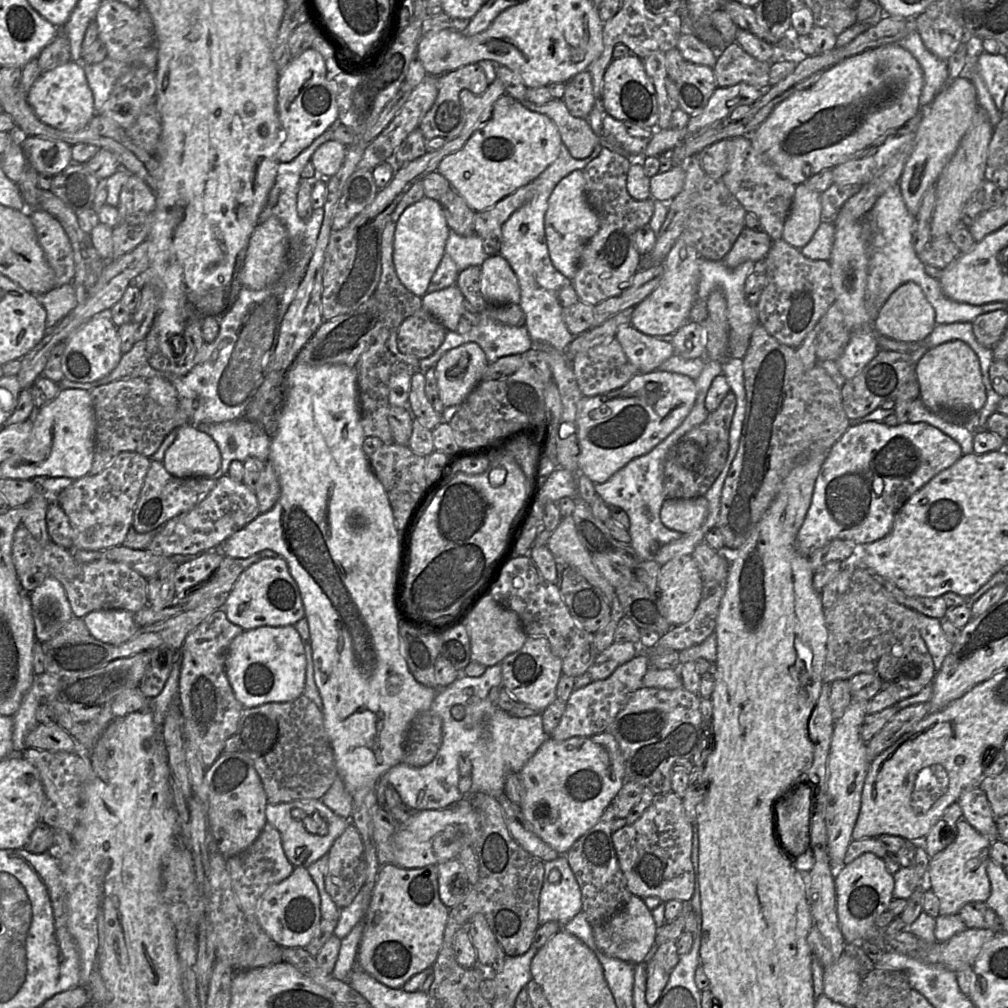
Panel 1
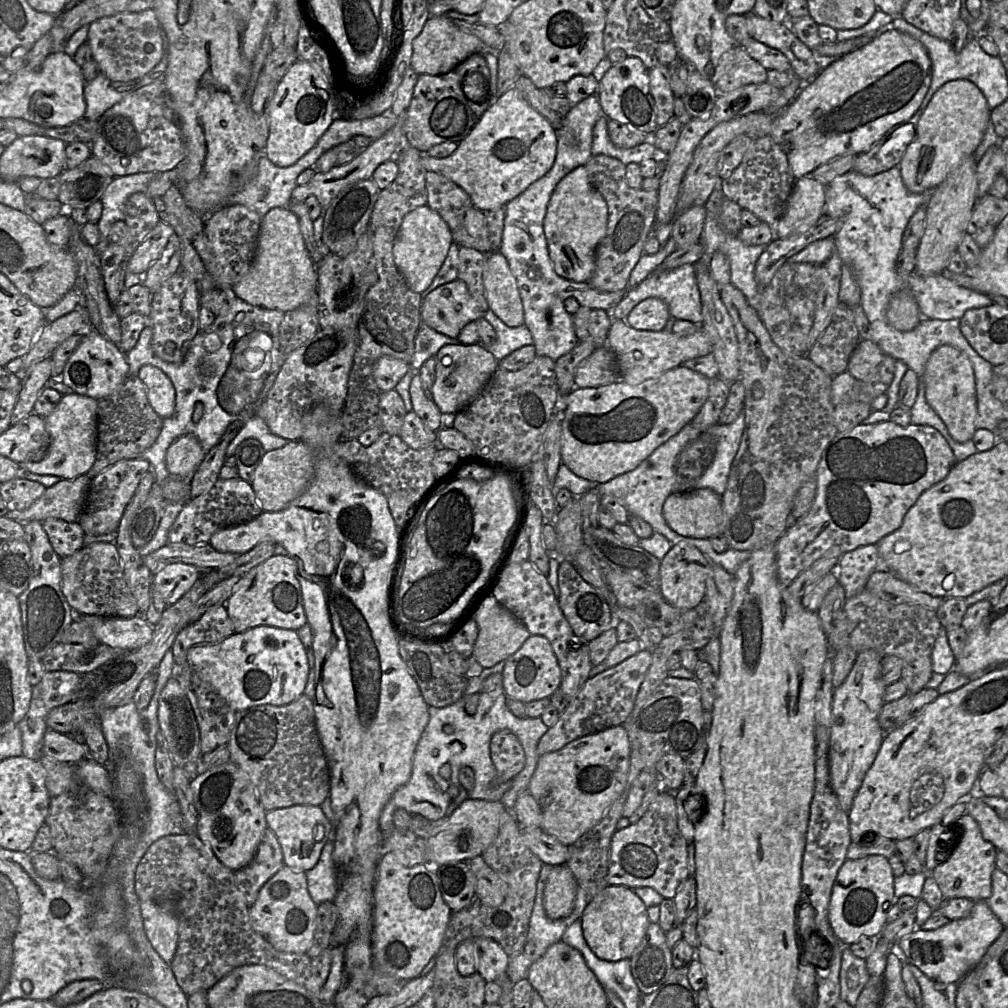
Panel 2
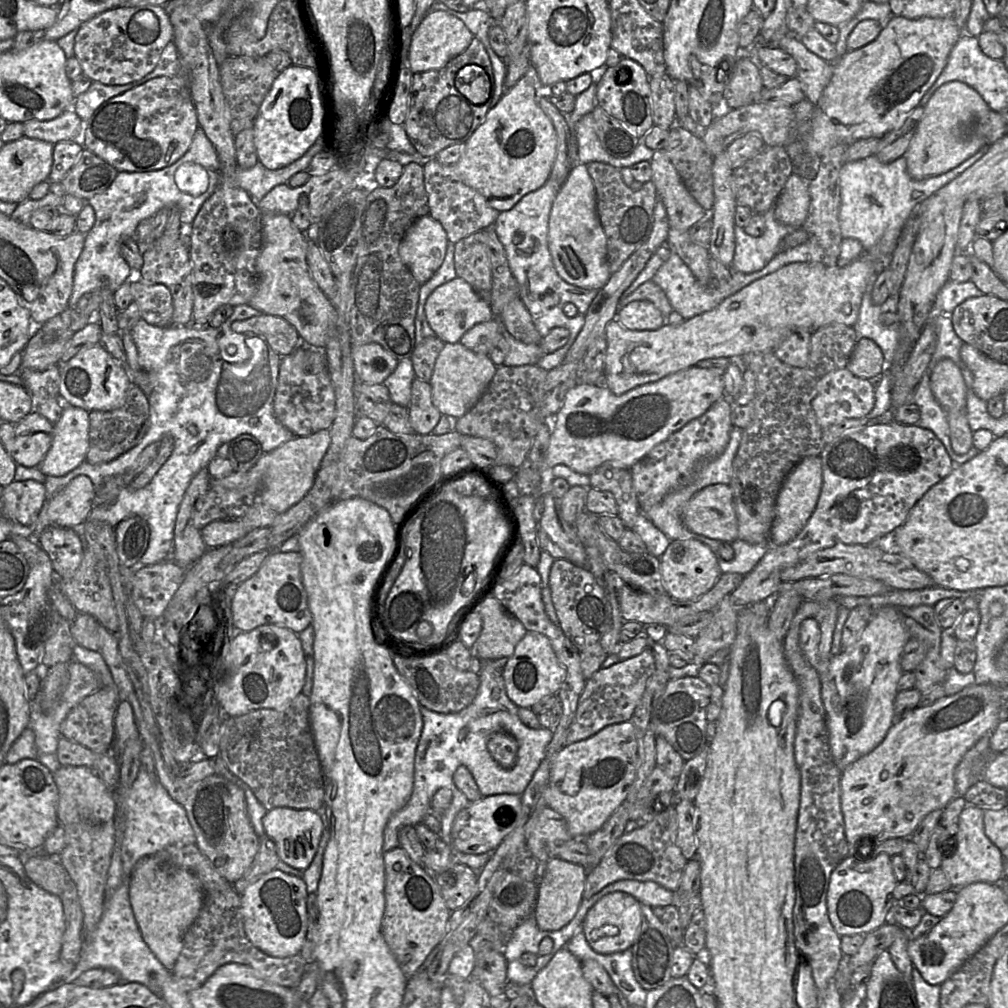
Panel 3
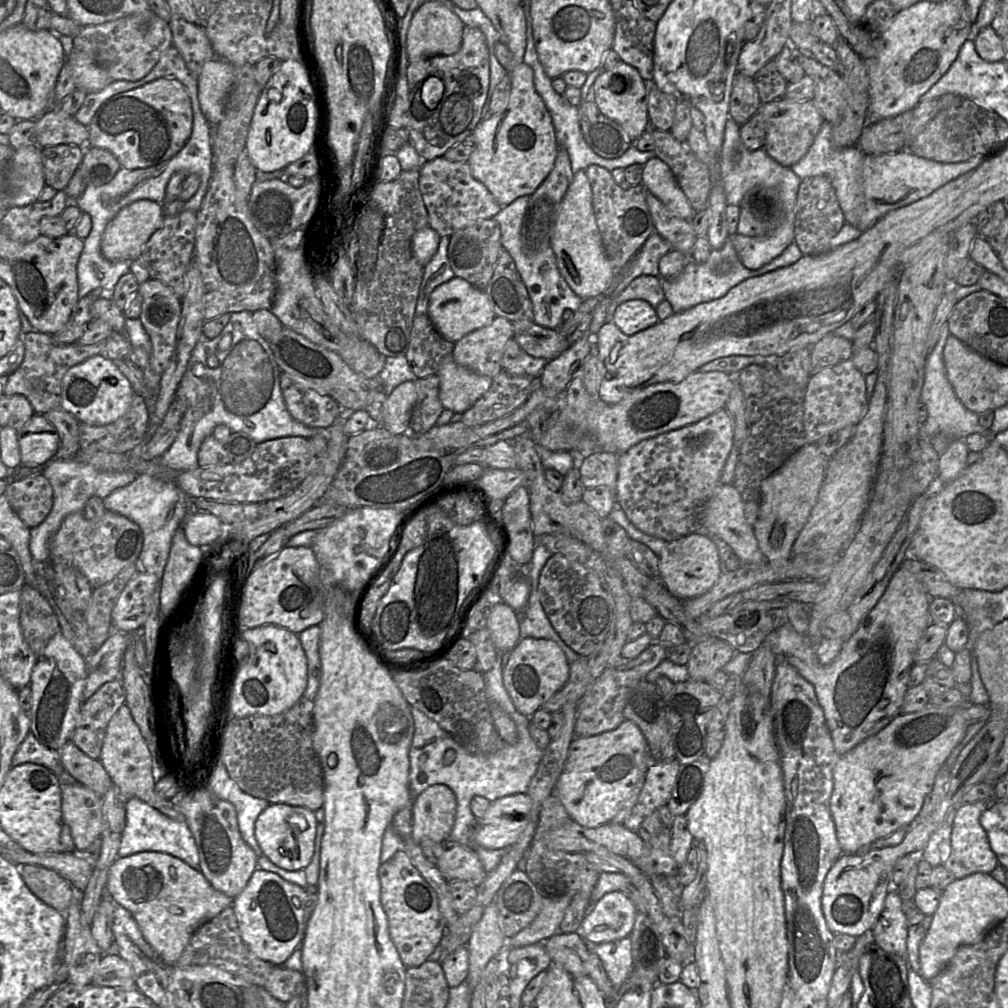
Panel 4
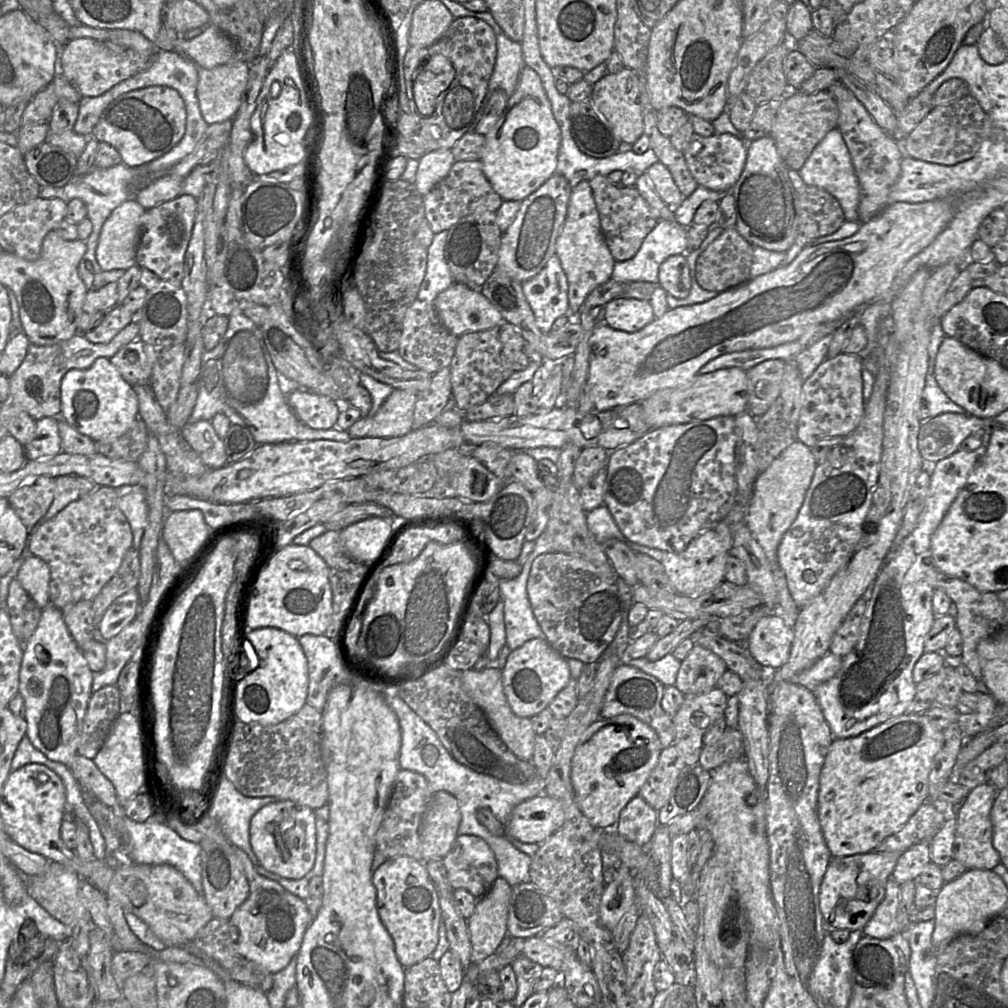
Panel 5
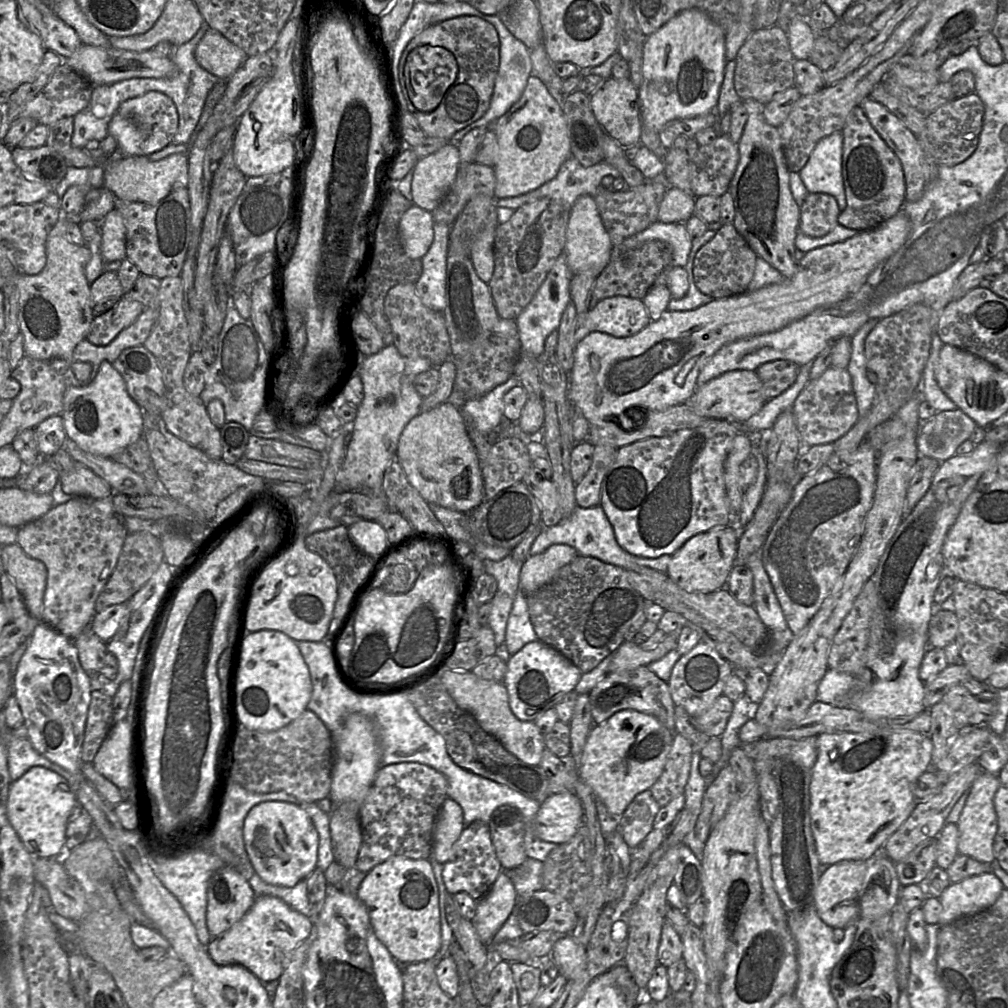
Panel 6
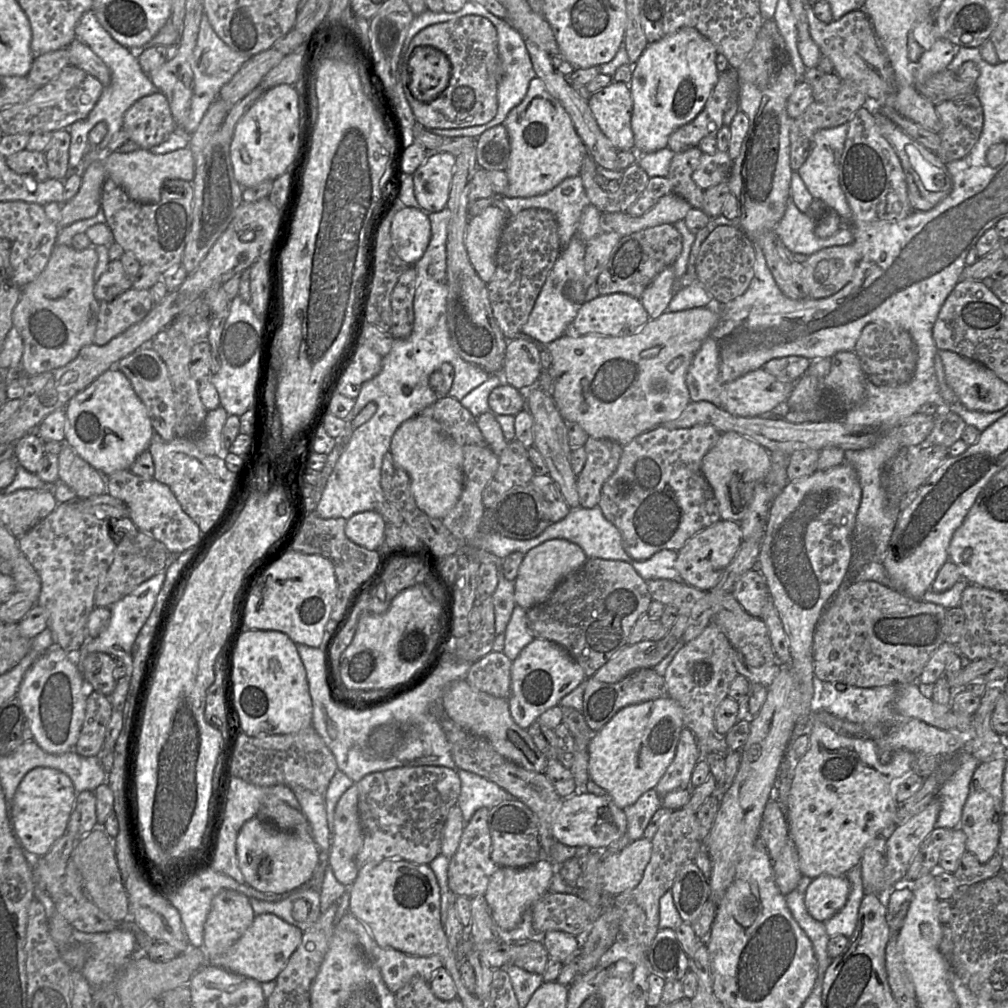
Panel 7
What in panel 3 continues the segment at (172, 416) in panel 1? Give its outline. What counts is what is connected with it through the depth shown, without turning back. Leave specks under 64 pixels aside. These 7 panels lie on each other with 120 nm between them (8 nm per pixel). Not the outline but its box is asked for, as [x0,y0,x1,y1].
[86,383,150,464]

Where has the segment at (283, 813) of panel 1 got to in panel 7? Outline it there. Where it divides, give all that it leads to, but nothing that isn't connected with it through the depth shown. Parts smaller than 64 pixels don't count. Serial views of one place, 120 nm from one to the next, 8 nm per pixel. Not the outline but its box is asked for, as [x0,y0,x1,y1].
[236,816,321,893]

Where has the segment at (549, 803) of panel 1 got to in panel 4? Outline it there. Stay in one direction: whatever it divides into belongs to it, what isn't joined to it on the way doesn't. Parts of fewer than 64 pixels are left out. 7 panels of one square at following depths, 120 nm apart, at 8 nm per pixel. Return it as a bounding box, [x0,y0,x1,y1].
[554,719,651,828]

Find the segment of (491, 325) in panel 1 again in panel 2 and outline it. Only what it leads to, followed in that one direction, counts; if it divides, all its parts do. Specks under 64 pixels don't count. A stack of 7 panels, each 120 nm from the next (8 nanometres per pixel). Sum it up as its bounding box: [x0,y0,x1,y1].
[410,309,534,370]

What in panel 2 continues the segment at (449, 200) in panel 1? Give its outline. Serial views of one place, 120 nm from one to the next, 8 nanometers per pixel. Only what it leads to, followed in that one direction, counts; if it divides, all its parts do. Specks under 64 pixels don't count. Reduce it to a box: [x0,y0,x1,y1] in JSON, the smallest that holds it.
[451,206,492,254]

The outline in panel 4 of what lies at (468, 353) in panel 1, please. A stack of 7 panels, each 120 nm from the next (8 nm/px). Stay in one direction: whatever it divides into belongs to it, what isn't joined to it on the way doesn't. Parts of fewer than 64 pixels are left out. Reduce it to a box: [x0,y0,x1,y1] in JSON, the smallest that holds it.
[439,354,492,414]

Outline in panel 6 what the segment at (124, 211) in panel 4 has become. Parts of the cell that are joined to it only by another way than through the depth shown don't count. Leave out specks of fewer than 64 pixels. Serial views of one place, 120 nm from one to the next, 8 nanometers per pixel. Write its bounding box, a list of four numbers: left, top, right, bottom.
[100,209,126,262]

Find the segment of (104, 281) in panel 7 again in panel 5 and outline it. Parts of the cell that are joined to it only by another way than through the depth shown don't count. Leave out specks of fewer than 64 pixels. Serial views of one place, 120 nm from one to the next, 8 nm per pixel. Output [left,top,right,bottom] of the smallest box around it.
[77,282,118,334]

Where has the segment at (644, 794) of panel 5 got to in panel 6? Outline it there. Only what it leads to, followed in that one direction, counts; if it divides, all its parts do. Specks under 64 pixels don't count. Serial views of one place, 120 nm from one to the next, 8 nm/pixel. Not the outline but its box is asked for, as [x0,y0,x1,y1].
[649,733,693,807]

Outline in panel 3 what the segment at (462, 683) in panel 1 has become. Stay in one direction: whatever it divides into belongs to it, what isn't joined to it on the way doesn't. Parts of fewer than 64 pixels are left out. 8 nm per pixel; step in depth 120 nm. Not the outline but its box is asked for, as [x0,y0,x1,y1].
[384,658,553,852]

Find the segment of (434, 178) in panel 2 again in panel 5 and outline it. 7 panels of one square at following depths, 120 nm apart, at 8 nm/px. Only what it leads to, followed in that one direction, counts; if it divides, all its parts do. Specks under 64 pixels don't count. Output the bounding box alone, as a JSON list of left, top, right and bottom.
[423,160,503,234]

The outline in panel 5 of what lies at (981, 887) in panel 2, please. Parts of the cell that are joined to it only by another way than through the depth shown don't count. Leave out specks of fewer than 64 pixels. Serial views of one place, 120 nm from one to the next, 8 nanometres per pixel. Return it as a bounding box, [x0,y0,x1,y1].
[953,783,1000,870]

